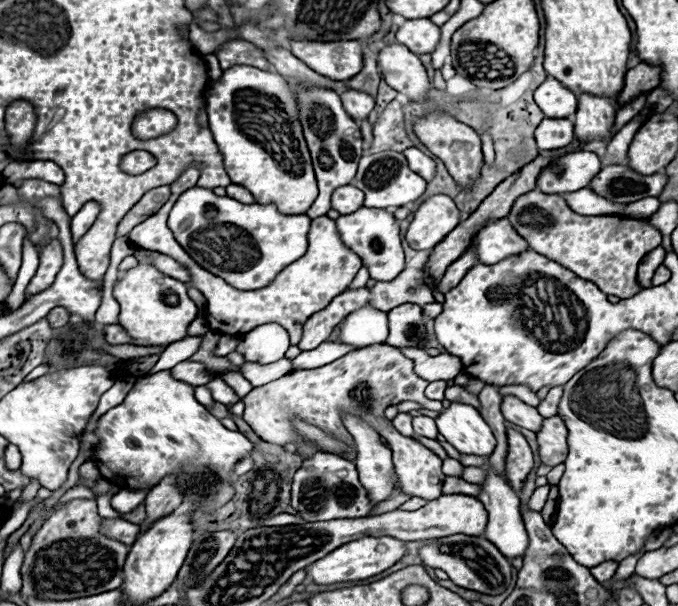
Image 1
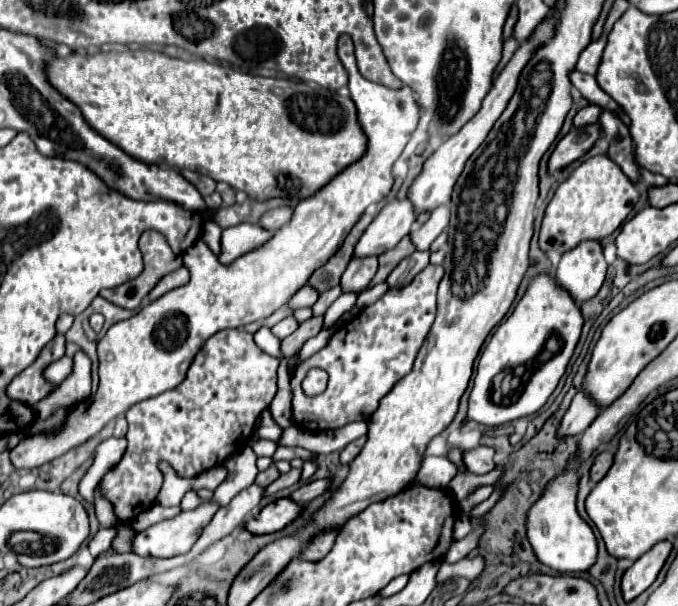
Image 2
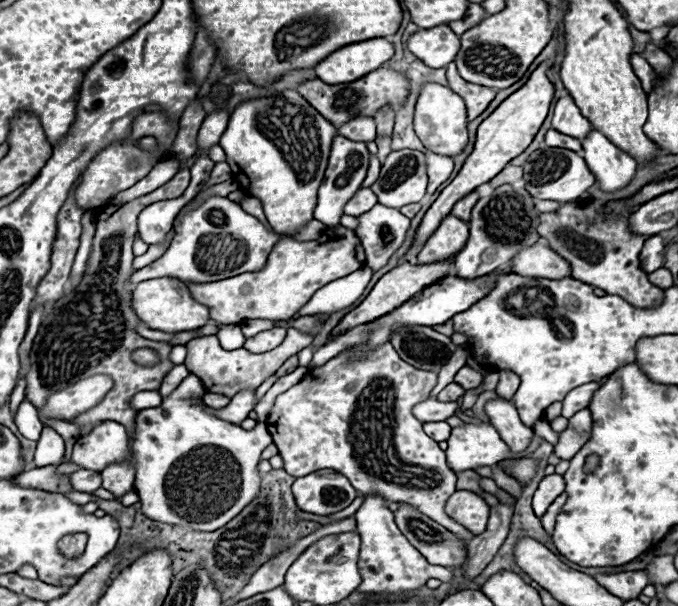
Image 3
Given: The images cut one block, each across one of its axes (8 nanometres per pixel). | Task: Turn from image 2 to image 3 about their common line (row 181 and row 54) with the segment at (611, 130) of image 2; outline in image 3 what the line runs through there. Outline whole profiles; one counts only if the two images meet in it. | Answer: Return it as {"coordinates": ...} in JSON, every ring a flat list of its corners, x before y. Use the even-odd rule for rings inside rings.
{"coordinates":[[632,54,632,56,630,56,630,64,632,64,634,74,640,78,642,88,644,88,646,92,650,92,654,80,656,80,656,74,654,74,652,66,650,66,650,64,640,56,640,54]]}

